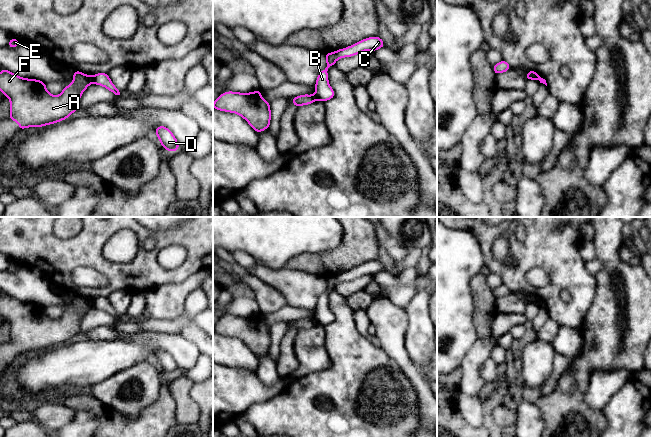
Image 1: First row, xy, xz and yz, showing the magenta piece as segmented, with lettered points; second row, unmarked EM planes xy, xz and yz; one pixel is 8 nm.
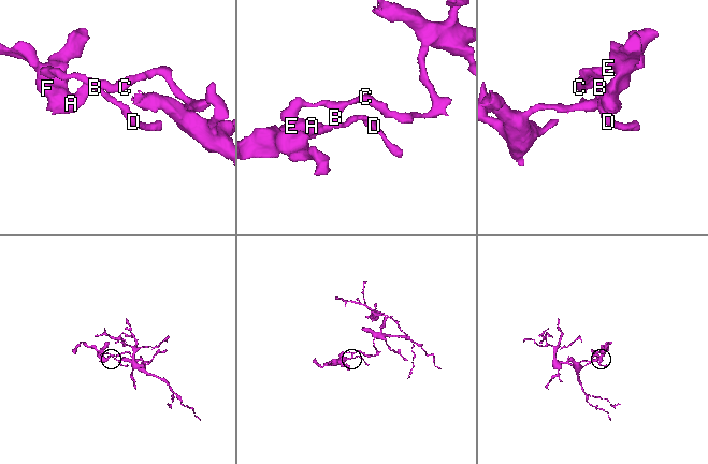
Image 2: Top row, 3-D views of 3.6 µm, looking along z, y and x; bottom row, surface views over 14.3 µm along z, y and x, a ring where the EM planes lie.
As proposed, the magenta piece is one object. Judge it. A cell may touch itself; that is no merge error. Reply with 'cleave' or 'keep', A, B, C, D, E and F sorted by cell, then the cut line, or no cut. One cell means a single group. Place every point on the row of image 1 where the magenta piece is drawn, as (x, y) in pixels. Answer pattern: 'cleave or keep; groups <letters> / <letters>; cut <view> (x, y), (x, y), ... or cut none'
cleave; groups A F / B C D E; cut xy (90, 77), (92, 82)

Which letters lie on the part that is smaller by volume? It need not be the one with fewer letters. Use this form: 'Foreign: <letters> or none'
Foreign: A, F

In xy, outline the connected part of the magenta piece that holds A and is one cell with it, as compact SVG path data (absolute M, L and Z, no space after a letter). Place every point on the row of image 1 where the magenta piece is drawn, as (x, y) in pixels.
M6 69L0 71L0 91L10 100L9 119L18 122L20 130L67 119L80 109L80 97L91 83L91 76L74 70L73 82L54 96L40 80L22 78Z

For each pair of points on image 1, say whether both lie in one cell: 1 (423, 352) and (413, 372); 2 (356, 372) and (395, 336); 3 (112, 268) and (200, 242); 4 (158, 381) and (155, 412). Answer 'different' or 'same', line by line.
1: different
2: different
3: same
4: different

